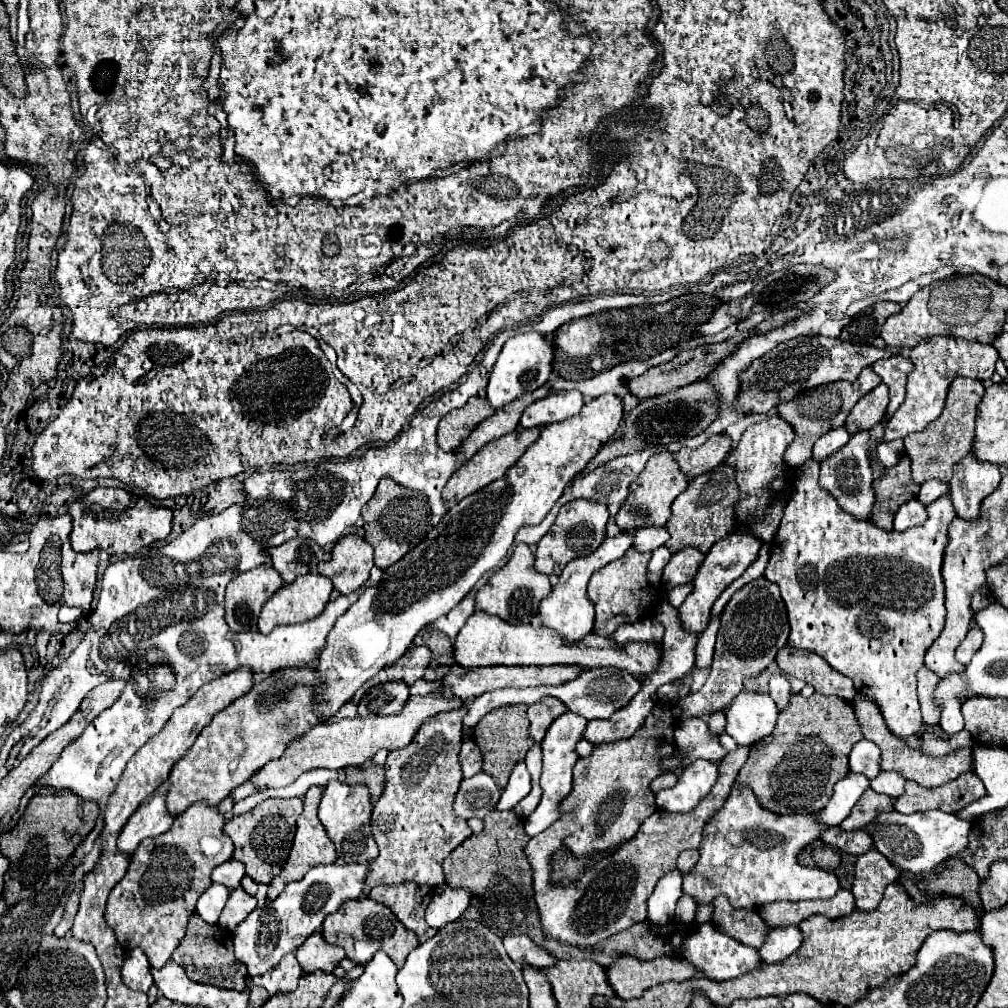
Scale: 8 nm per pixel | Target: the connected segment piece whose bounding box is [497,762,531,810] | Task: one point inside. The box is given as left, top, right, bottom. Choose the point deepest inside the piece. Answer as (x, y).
(519, 785)

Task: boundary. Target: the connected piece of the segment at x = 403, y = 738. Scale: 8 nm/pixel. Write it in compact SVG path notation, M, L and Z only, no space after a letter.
M439 688L435 692L429 692L425 696L411 696L403 708L403 712L395 716L375 716L369 714L367 718L335 718L327 724L311 728L303 738L295 740L281 758L267 762L255 776L253 782L259 790L265 788L281 788L291 782L295 782L303 772L313 770L313 768L329 768L329 770L341 770L347 766L361 766L363 762L371 760L377 750L399 750L407 746L419 726L427 722L427 718L445 712L445 710L457 710L465 706L461 698L455 698L451 690Z

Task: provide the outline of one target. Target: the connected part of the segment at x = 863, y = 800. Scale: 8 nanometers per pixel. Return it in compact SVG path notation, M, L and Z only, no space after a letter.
M867 788L867 790L863 792L863 796L859 798L859 802L853 806L851 814L841 822L839 828L847 830L847 832L859 830L859 828L863 828L867 822L871 822L879 810L893 810L891 798L887 798L887 796L883 796L883 794L875 794L871 788Z

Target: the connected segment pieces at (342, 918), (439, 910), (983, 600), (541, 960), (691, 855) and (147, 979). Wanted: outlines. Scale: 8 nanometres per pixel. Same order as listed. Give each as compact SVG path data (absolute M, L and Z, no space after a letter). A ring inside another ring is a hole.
M361 898L361 900L351 900L345 902L335 914L329 914L323 922L323 938L329 944L341 946L347 952L347 958L353 960L355 964L365 964L367 958L371 958L373 952L385 950L389 958L397 964L397 968L403 966L407 954L419 946L419 940L415 934L411 934L397 918L395 914L383 906L373 902L371 898ZM361 950L367 950L367 956L361 956Z
M444 886L440 893L432 897L425 911L427 924L435 929L459 920L471 902L471 890Z
M981 586L979 590L975 590L975 594L971 596L971 610L973 614L977 614L979 610L985 610L989 604L993 604L995 598L991 594L991 588L989 586Z
M507 936L507 938L503 938L503 944L505 944L509 958L513 958L519 966L523 966L523 964L531 964L537 968L555 966L557 958L553 954L549 954L545 948L537 946L527 936Z
M697 850L681 852L681 856L679 856L679 860L677 860L677 868L679 868L683 874L687 874L687 872L691 872L691 870L695 868L697 860L699 860L699 852L697 852Z
M131 950L121 966L121 980L131 990L149 990L153 986L153 976L149 972L149 960L143 950Z

